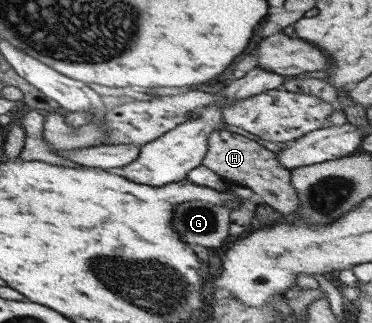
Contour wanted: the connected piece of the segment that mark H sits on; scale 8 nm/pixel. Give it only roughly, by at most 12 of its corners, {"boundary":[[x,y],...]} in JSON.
{"boundary":[[227,130],[201,160],[281,215],[298,208],[276,155]]}

